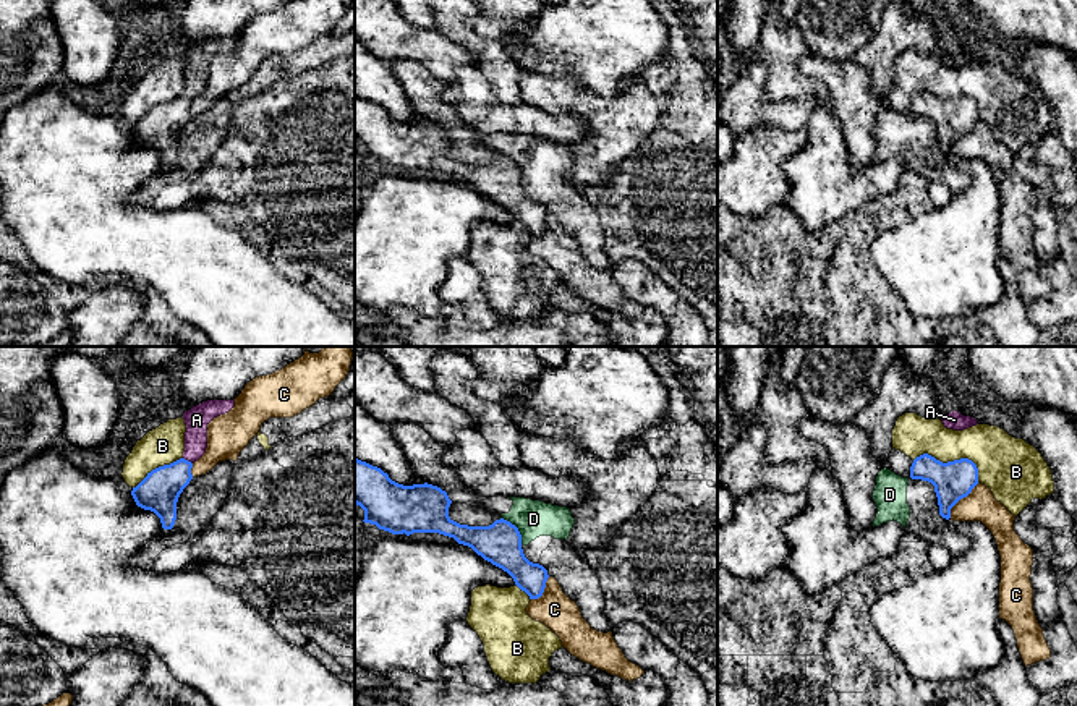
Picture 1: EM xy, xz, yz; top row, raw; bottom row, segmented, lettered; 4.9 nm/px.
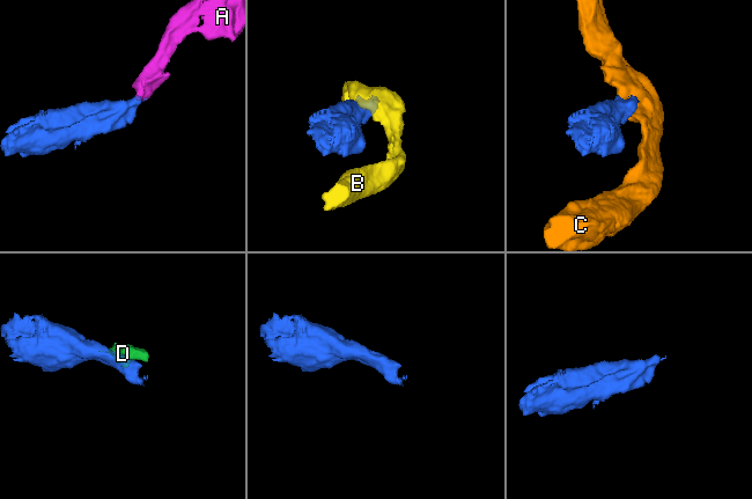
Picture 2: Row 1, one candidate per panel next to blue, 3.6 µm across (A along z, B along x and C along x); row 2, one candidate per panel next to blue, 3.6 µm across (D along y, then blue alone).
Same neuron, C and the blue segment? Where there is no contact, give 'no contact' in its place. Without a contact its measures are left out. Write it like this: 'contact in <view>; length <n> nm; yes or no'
contact in yz; length 220 nm; no

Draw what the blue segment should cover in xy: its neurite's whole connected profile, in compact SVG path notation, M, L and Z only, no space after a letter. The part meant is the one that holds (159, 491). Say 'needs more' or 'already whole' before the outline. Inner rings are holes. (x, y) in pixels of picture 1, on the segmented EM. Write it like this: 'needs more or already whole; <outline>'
needs more; M207 400L183 413L186 424L183 457L159 466L131 491L138 507L154 512L164 530L172 530L177 520L177 502L193 479L191 468L207 449L207 424L228 413L233 400Z

